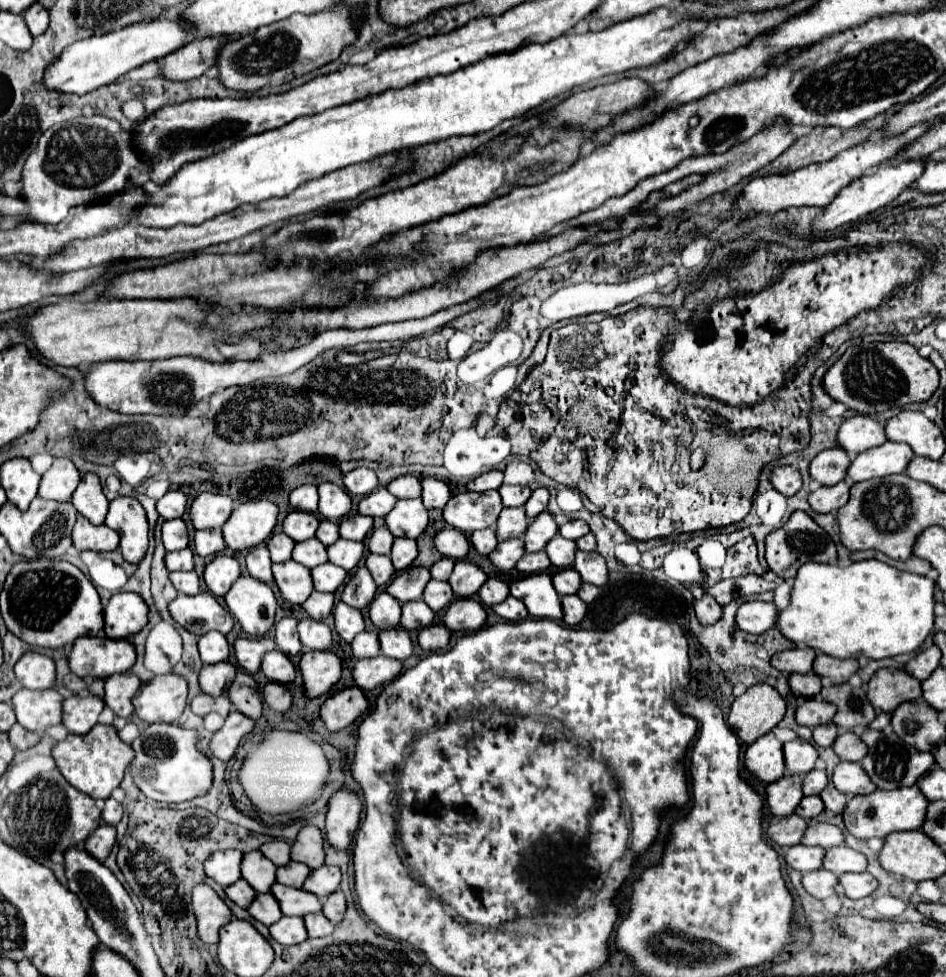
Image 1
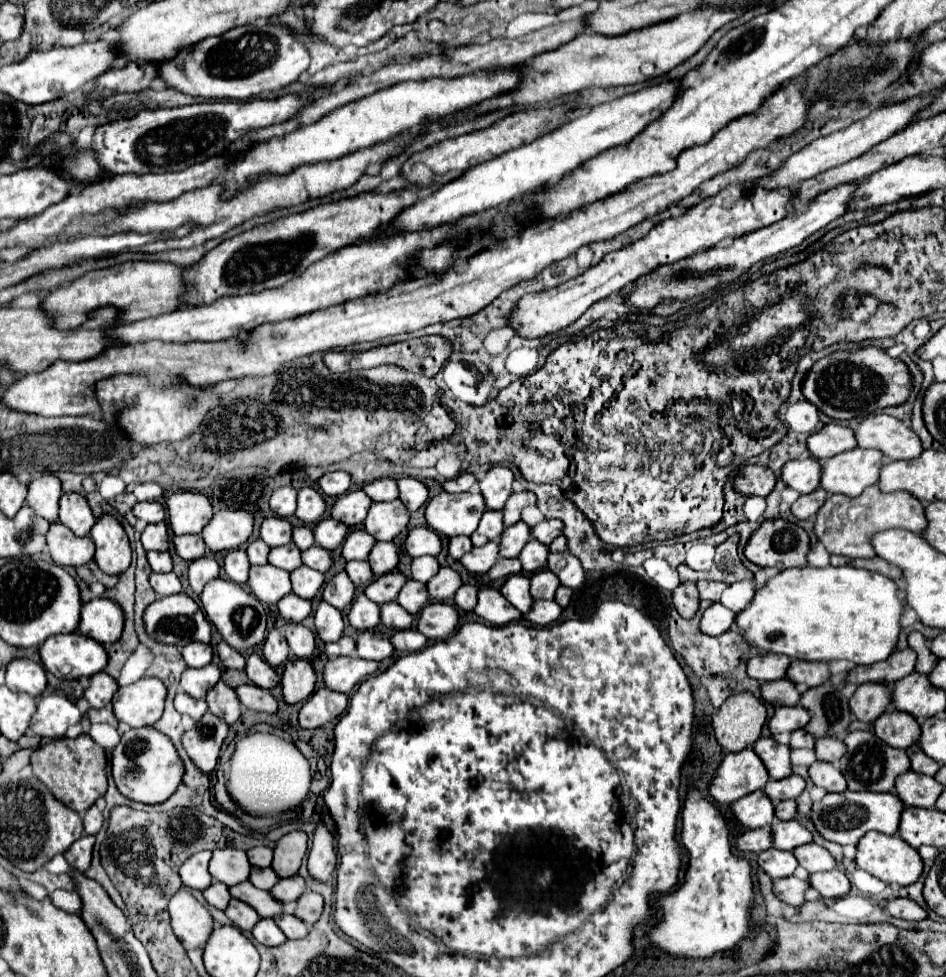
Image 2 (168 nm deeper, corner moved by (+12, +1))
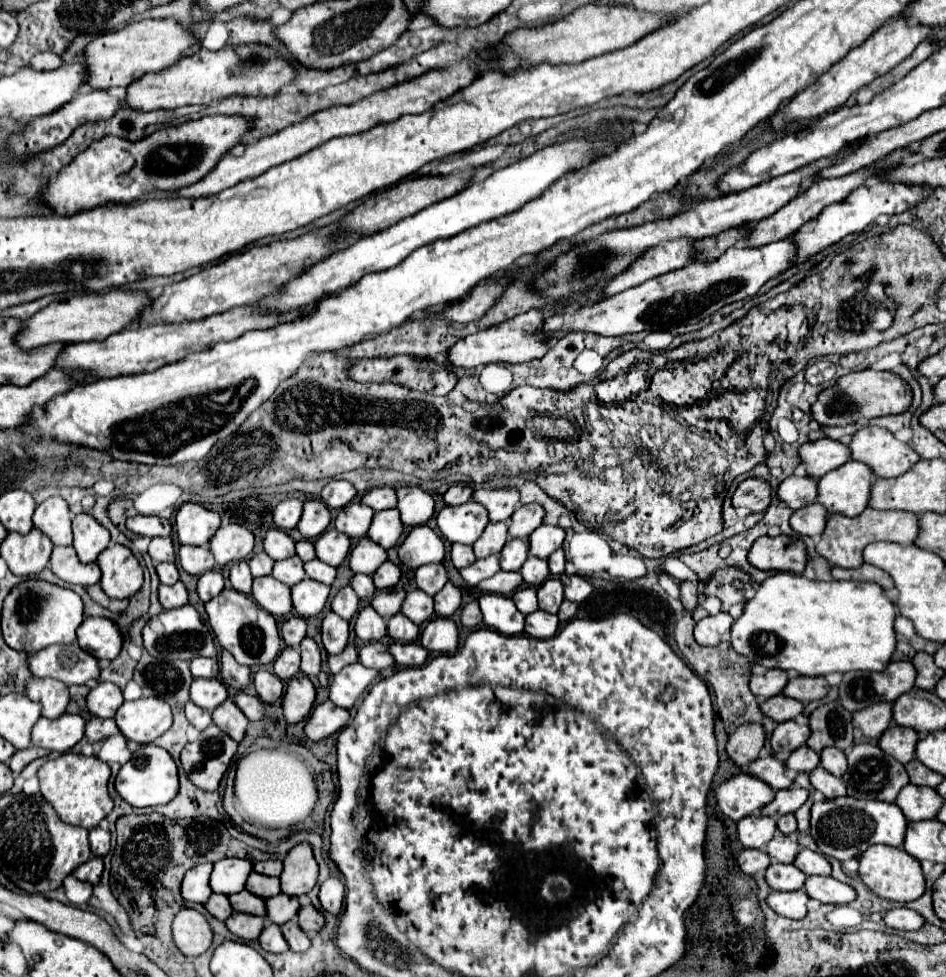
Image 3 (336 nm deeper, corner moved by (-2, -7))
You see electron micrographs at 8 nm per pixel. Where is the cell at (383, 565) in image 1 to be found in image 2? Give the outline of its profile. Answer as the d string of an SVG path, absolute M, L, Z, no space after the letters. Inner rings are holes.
M364 560L364 562L348 562L346 564L346 572L348 572L348 576L350 576L350 580L358 586L358 588L364 588L364 586L368 586L370 582L372 582L372 578L374 578L374 574L372 574L372 568L368 568L368 562Z

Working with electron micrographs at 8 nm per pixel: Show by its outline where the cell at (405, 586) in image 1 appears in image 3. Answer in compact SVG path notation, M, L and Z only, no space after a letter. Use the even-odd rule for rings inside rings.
M382 590L382 592L376 592L376 596L370 600L370 606L378 610L382 618L388 620L390 616L400 612L404 596L406 596L404 590Z

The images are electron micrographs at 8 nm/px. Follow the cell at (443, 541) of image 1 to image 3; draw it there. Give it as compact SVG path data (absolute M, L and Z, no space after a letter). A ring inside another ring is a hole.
M428 526L412 528L398 548L398 560L412 570L416 570L422 564L442 562L442 558L444 558L444 542Z

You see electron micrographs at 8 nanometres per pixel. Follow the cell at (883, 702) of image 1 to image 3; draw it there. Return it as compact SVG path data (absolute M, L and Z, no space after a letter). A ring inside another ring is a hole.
M878 702L870 708L864 708L852 716L852 724L862 730L870 740L878 740L882 732L892 724L892 704Z

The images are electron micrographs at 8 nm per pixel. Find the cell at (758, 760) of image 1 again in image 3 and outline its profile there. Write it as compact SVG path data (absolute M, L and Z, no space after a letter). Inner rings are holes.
M740 772L738 776L722 782L716 788L716 800L718 800L720 810L728 818L738 822L738 820L746 818L748 814L754 814L768 802L772 802L774 790L766 782L754 778L746 772Z

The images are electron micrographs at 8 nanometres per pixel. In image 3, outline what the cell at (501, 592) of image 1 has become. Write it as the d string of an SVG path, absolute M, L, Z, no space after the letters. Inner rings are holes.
M470 602L470 604L466 604L466 606L462 608L460 624L466 626L466 628L474 628L474 626L482 624L482 612L480 612L478 602Z

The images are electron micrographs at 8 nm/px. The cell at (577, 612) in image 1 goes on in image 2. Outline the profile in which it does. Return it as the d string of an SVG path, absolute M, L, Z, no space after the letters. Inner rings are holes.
M536 600L532 610L524 618L536 626L550 626L560 618L560 614L562 610L556 600Z

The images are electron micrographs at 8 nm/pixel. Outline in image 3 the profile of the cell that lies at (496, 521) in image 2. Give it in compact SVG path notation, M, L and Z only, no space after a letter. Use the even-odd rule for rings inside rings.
M490 522L482 536L472 544L476 558L486 558L498 554L508 540L508 526L504 522Z

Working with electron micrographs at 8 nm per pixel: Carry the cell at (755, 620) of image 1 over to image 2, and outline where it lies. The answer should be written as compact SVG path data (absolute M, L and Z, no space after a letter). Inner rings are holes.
M716 602L704 612L702 622L700 622L700 630L708 636L718 636L718 634L728 632L730 626L734 624L734 620L736 620L736 612L728 610L720 602Z

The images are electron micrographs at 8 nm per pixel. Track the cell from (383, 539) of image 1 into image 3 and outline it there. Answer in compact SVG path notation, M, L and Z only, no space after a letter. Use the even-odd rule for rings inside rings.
M362 538L350 552L348 566L354 574L374 574L376 568L380 568L386 562L386 550L372 542L370 538Z

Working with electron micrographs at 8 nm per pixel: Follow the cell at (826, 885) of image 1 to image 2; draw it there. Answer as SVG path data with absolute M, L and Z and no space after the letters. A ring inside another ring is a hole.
M788 876L788 878L780 878L774 882L774 892L778 894L780 900L792 904L792 906L800 906L804 904L804 892L808 890L808 882L800 880L796 876Z

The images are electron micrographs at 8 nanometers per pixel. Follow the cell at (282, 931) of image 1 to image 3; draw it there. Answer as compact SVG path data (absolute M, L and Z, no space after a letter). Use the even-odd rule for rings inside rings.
M266 922L262 934L258 936L258 942L266 952L286 952L288 950L288 944L280 932L280 926L272 922Z

